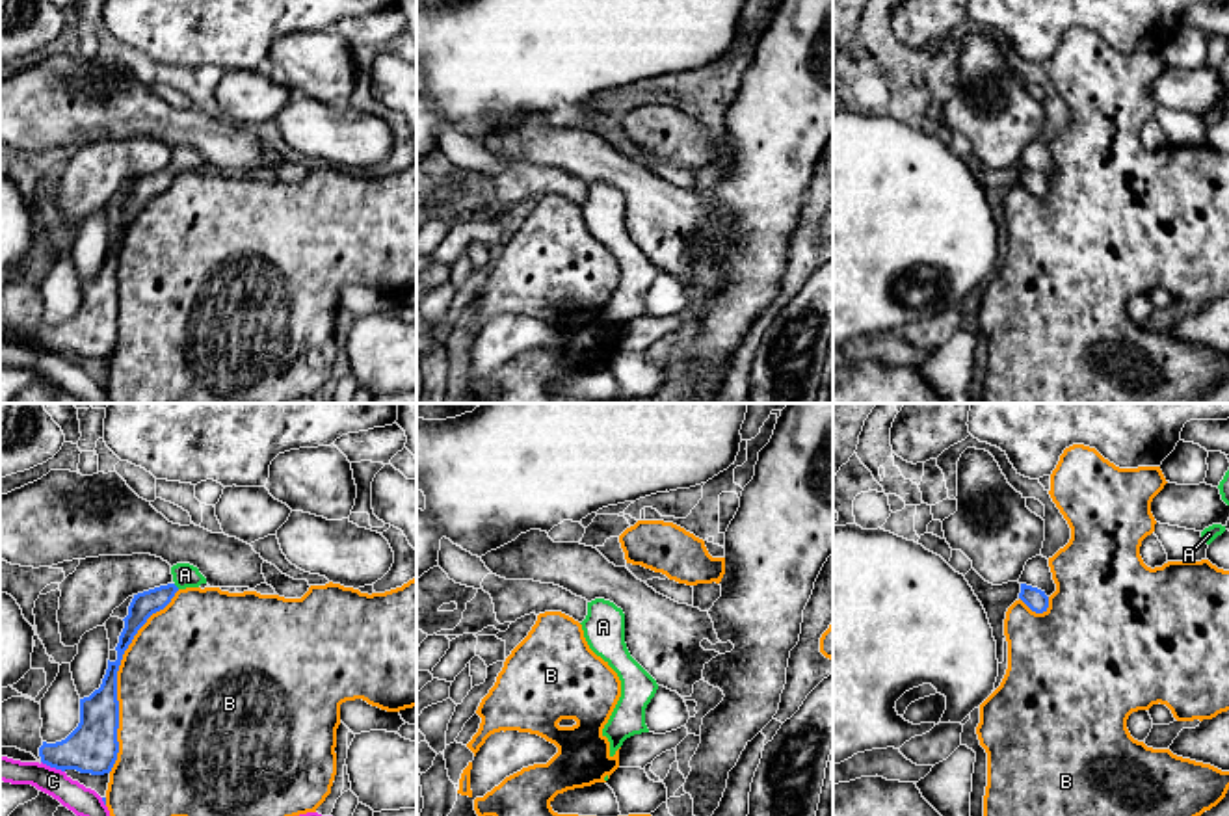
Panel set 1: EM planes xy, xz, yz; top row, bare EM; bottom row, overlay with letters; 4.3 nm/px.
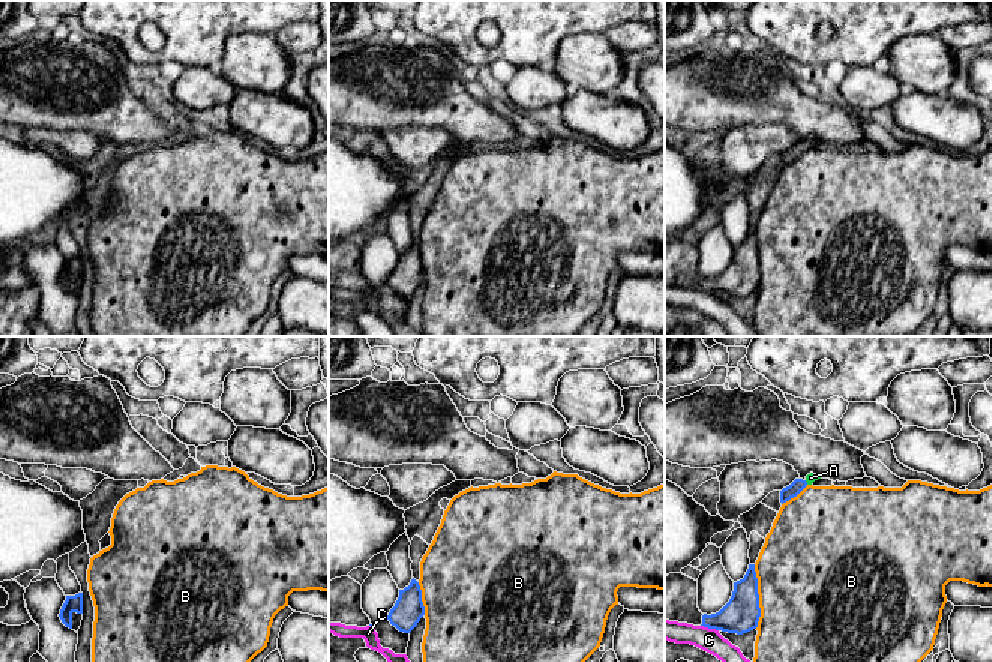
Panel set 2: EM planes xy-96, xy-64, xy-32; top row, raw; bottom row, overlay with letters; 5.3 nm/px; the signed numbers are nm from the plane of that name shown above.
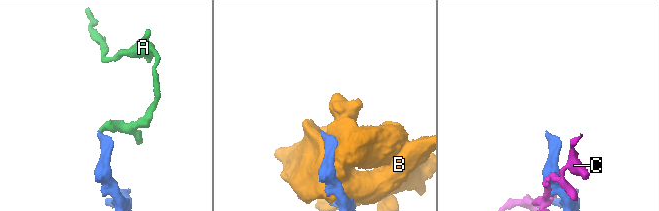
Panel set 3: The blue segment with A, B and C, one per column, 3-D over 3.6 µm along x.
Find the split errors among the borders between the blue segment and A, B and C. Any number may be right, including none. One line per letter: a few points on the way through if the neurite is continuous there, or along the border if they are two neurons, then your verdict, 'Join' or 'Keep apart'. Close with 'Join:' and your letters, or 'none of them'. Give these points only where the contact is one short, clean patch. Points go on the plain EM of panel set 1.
A: Path across: xy (144, 188), (175, 170), (185, 158). Join
B: Keep apart
C: Keep apart
Join: A

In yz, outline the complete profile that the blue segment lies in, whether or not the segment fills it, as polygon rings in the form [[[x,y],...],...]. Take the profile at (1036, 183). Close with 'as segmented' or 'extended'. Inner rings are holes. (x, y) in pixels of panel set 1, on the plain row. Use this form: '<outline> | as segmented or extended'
[[[1021,167],[1019,182],[1036,197],[1043,197],[1049,191],[1049,180],[1045,175]]] | as segmented

